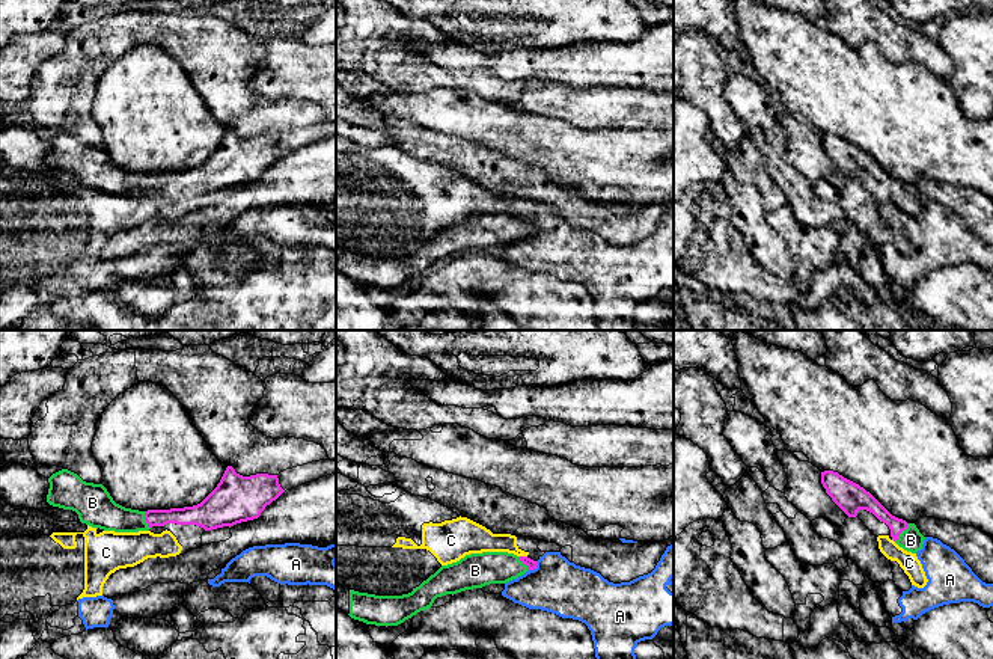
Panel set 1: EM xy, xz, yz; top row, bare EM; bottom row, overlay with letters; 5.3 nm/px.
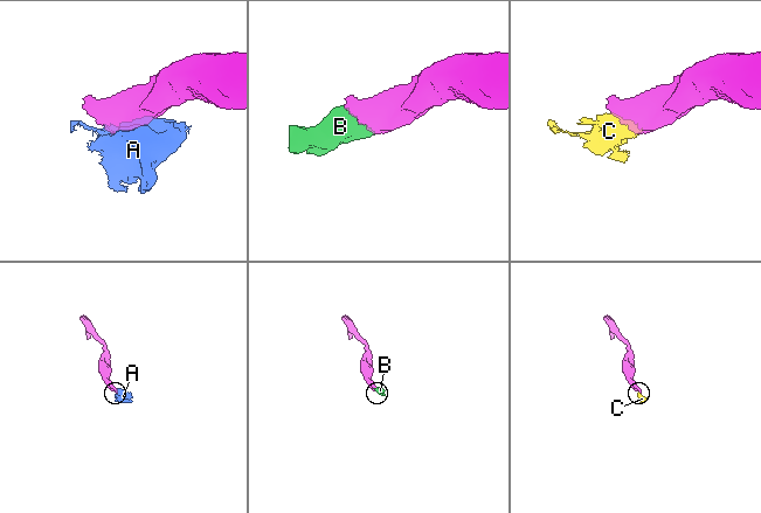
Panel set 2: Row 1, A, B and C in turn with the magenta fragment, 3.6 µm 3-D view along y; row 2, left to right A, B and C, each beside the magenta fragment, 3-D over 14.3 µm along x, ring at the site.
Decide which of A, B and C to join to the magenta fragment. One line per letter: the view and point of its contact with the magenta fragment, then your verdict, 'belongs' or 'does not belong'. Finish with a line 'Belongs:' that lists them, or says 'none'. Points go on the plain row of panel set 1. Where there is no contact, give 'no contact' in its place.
A: xz (534, 229) | does not belong
B: yz (901, 193) | belongs
C: xz (523, 219) | does not belong
Belongs: B

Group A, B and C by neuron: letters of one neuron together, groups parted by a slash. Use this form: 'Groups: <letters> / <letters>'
Groups: A C / B

